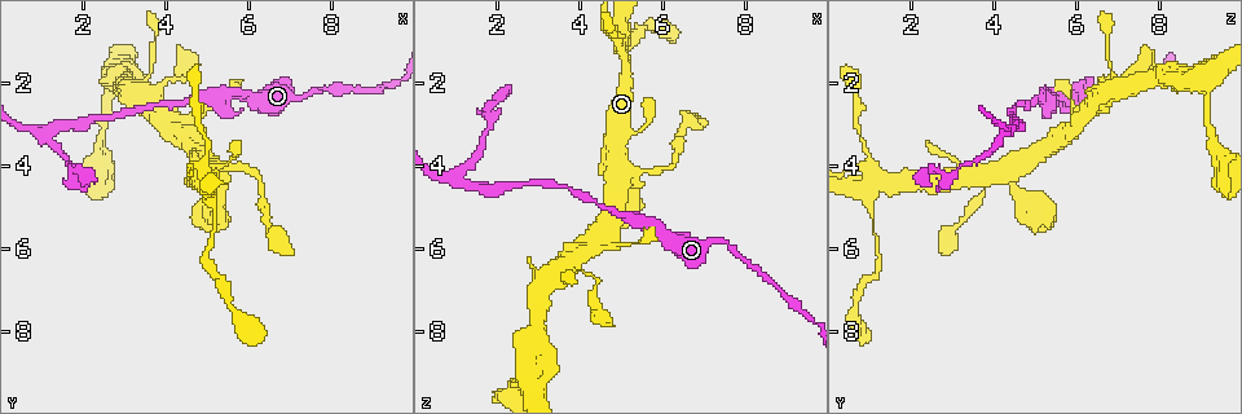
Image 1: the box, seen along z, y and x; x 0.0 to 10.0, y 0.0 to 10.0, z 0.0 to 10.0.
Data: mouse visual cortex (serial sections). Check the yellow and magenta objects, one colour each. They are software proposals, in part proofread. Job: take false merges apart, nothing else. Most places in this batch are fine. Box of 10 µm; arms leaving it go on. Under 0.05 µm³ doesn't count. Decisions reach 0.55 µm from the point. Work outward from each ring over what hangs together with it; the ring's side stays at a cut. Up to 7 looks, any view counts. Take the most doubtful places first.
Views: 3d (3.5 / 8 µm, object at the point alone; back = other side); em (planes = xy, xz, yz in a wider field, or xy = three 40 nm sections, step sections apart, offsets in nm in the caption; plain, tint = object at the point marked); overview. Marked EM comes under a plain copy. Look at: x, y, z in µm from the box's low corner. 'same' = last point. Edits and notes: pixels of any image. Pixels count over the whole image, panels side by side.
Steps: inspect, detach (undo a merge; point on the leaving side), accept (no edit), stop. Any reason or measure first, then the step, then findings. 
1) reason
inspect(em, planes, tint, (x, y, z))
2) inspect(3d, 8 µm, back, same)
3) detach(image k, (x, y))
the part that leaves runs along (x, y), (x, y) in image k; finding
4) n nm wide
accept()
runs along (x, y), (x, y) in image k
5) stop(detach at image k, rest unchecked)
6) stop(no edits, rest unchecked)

sudden change in width
inspect(3d, 3.5 µm, (5.20, 5.15, 1.10))

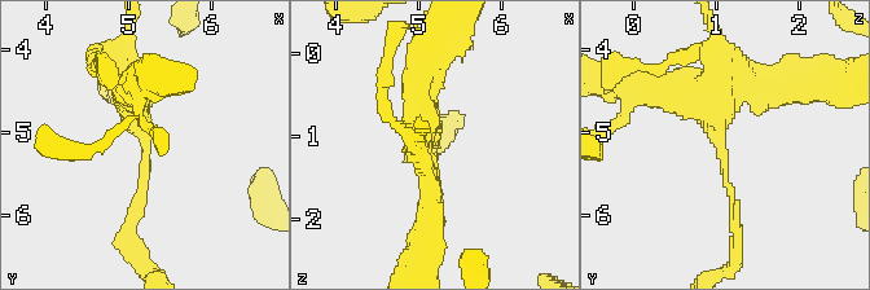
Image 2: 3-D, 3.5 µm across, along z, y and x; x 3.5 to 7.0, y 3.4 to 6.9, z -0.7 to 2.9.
inspect(em, planes, tint, (5.15, 5.15, 1.05))

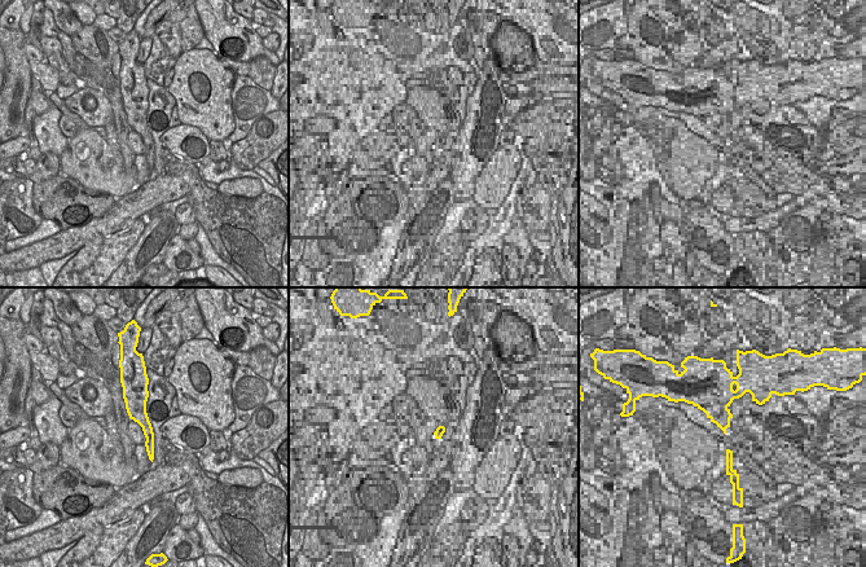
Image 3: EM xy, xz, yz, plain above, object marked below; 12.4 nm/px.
accept()
runs along (745, 78), (715, 97), (738, 225) in image 2; continuous, no second cell

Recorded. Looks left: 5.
three arms meet
inspect(3d, 8 µm, (1.25, 3.20, 4.40))

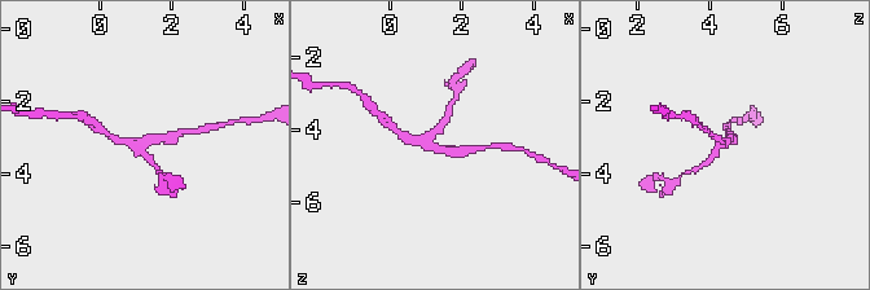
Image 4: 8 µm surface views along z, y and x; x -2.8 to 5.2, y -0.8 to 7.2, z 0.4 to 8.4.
closer look
inspect(3d, 3.5 µm, same)

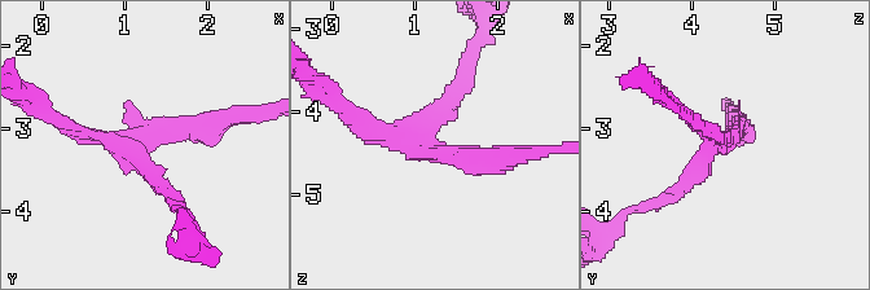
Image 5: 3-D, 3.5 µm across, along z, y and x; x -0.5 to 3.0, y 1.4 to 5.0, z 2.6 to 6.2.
3 arms; arms of 200, 200, 300 nm; shape alone is not enough
inspect(em, xy, step 2, tint, (1.20, 3.10, 4.50))

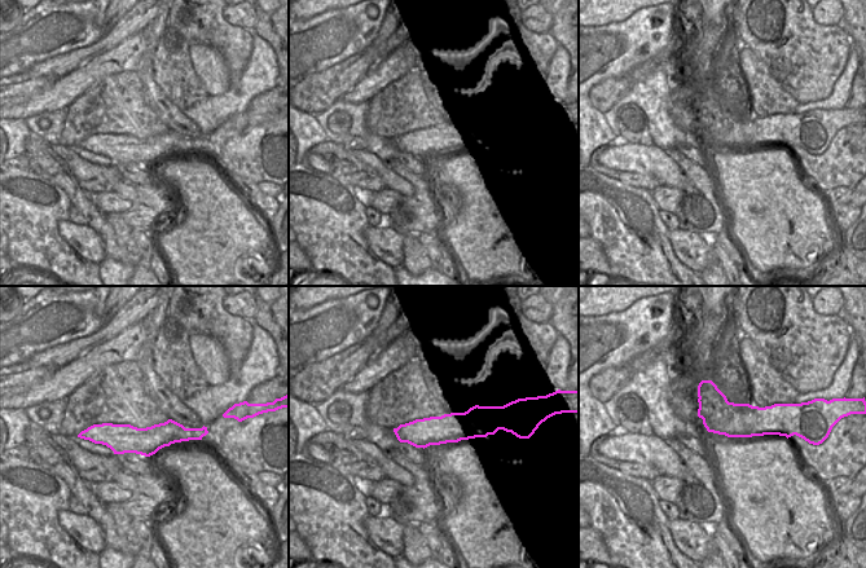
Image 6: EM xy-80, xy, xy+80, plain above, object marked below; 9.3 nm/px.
280 nm wide
accept()
runs along (199, 431), (158, 436), (88, 435) in image 6; one cell here

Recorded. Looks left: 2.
calibre changes
inspect(3d, 3.5 µm, back, (2.40, 3.70, 9.35))

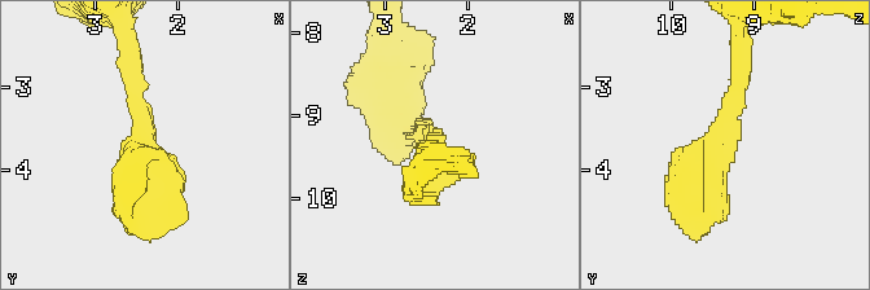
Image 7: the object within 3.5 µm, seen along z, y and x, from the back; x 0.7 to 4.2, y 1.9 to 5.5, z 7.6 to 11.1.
now the EM
inspect(em, planes, tint, (2.40, 3.65, 9.35))

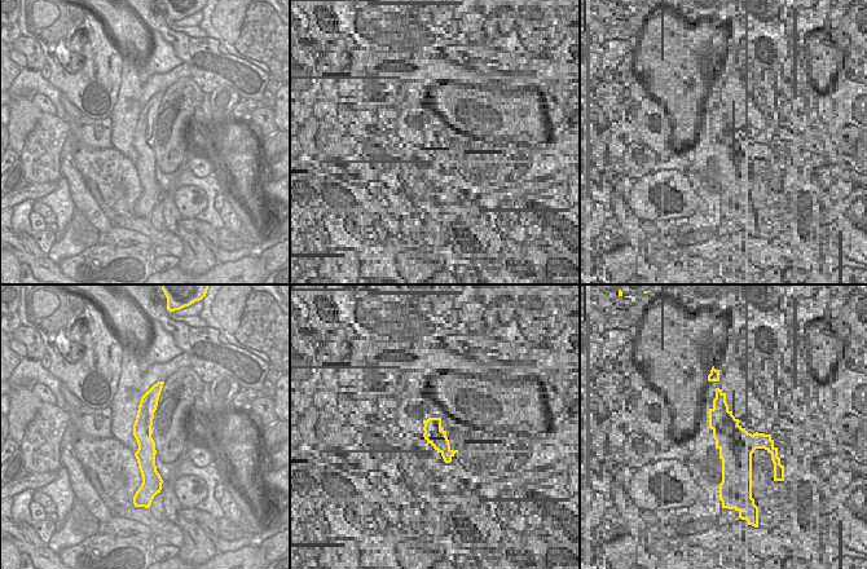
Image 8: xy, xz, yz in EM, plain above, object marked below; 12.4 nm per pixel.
accept()
all the same cell

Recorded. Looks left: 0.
stop(no edits, rest unchecked)

